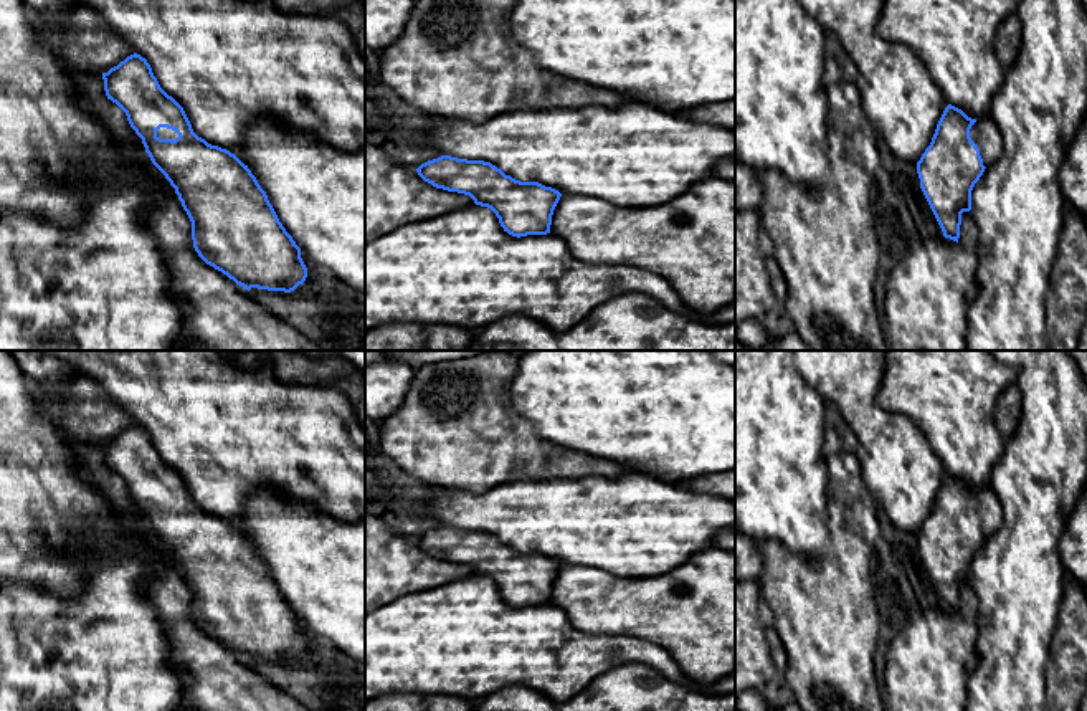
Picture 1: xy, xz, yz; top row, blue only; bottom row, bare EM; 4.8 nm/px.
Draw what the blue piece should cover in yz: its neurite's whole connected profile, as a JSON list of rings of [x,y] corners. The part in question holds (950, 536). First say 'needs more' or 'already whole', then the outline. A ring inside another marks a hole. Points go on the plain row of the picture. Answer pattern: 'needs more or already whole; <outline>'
needs more; [[[948,475],[930,516],[917,532],[920,559],[943,602],[958,613],[961,584],[971,580],[971,561],[1001,523],[1001,504],[991,486],[968,488]]]

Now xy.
needs more; [[[134,423],[102,443],[107,470],[127,486],[152,534],[175,559],[192,592],[198,627],[244,660],[291,663],[307,648],[301,618],[279,592],[266,562],[235,524],[198,508],[183,478],[159,455],[145,428]]]

